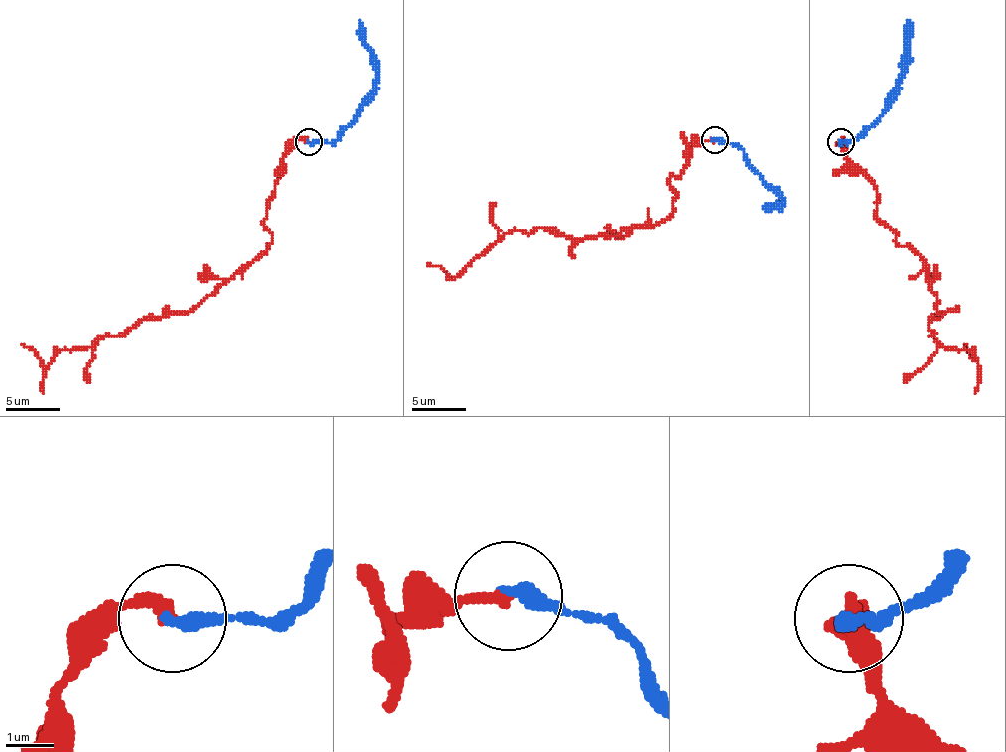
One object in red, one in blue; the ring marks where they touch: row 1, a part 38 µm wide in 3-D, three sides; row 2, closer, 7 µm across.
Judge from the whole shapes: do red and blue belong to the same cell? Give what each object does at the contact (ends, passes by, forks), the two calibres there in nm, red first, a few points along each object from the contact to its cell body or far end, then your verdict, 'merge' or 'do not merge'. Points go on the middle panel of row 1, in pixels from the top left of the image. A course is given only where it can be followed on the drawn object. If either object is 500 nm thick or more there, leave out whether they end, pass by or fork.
red ends there; blue ends there; 280 nm thick on the red side, 320 nm on the other; red runs (713, 140), (689, 149), (670, 179), (673, 211), (656, 225), (594, 239), (509, 230), (452, 277), (427, 263); blue runs (713, 140), (741, 149), (743, 159), (779, 195), (782, 200), (765, 209); do not merge

